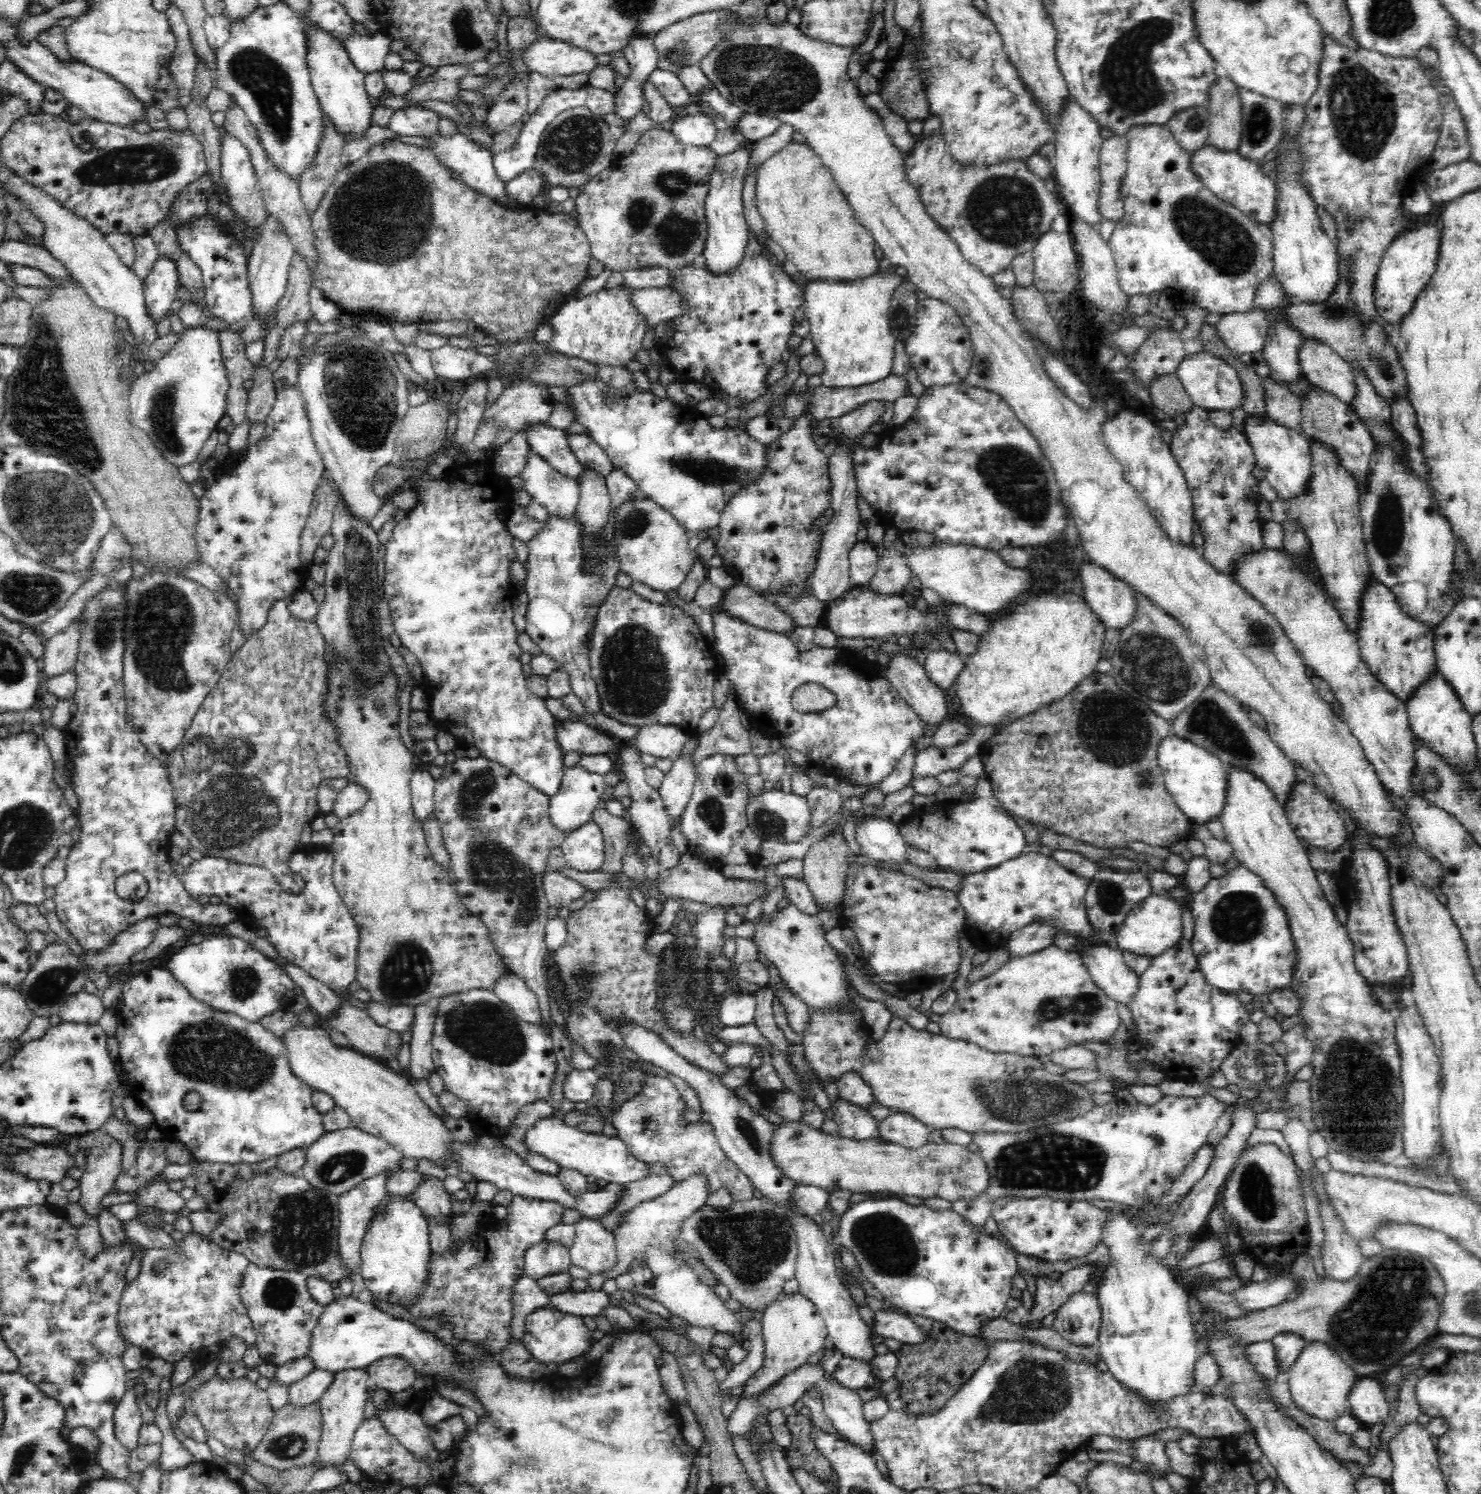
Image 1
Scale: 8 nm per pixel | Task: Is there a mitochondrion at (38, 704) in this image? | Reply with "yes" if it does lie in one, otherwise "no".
no

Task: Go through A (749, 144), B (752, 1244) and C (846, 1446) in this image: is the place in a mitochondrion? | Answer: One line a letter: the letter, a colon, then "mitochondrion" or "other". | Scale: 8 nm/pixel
A: other
B: mitochondrion
C: other

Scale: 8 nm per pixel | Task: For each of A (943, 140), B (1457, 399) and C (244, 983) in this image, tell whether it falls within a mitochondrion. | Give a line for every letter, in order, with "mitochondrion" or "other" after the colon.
A: other
B: other
C: mitochondrion

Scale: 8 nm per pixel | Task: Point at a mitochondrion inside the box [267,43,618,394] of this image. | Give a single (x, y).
(345, 221)

